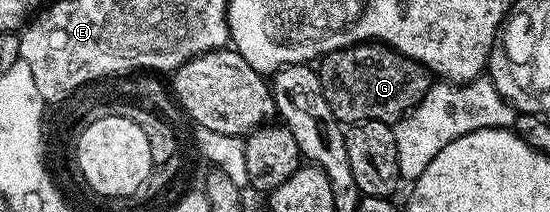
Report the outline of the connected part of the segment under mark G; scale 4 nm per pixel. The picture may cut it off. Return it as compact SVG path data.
M370 41L344 47L324 56L319 63L321 84L331 113L345 125L374 119L393 125L423 98L431 86L430 72L422 63L400 55L394 47Z

